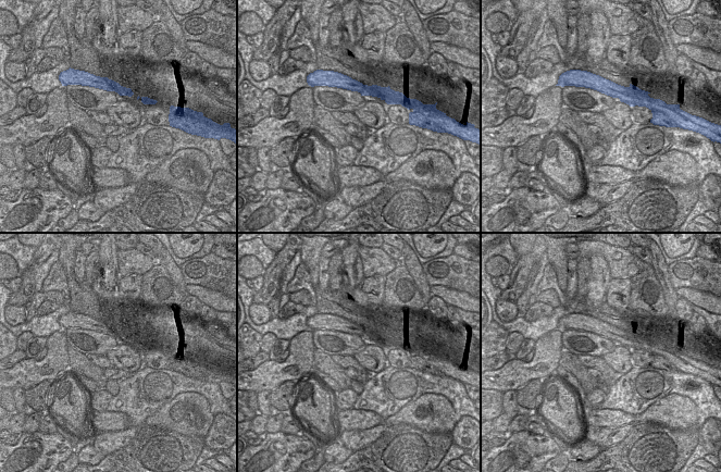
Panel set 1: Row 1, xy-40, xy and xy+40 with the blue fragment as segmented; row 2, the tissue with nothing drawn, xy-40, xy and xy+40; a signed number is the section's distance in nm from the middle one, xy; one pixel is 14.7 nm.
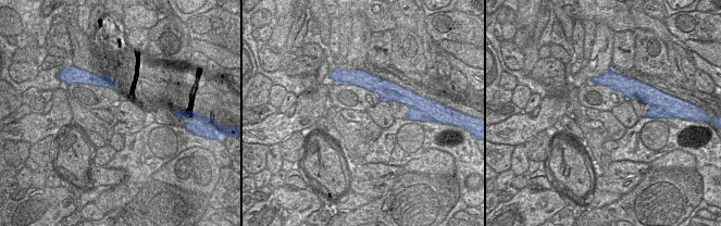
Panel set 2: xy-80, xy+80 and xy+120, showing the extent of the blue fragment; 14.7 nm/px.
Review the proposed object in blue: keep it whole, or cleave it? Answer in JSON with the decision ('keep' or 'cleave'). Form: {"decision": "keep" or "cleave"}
{"decision": "cleave"}

